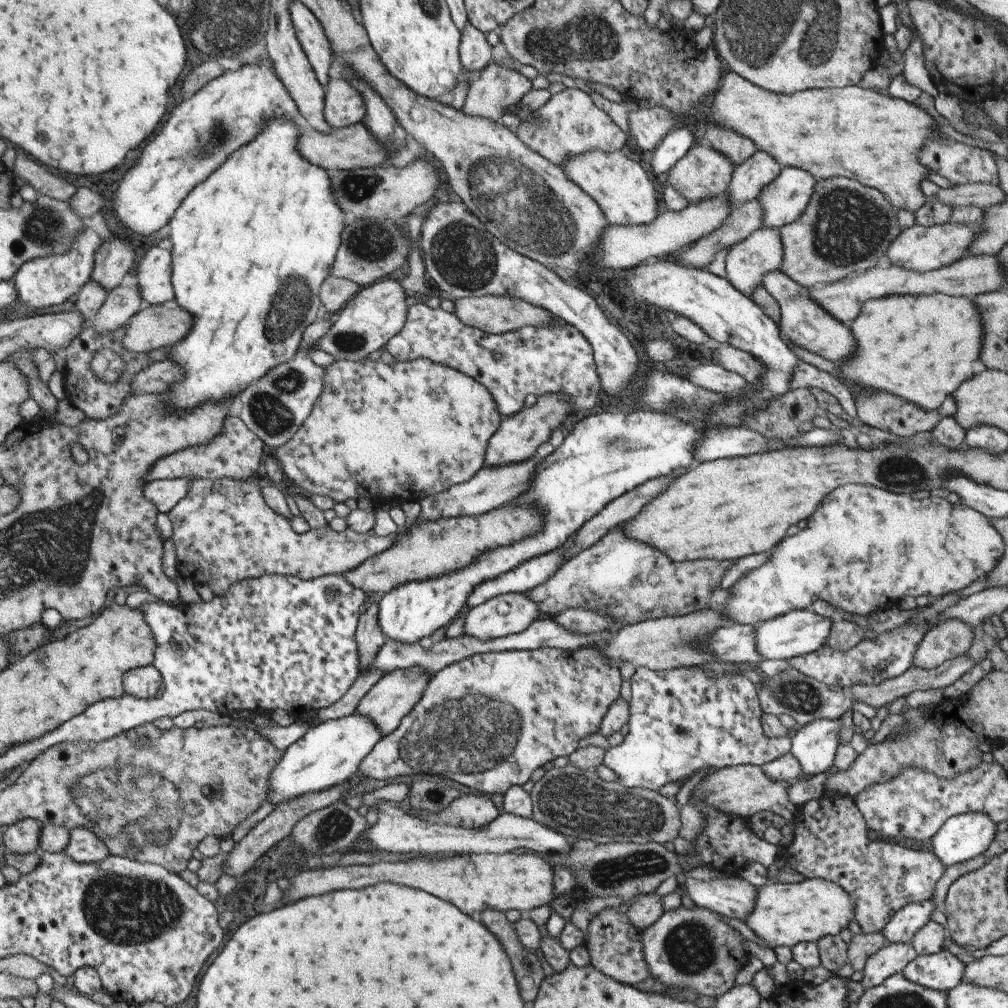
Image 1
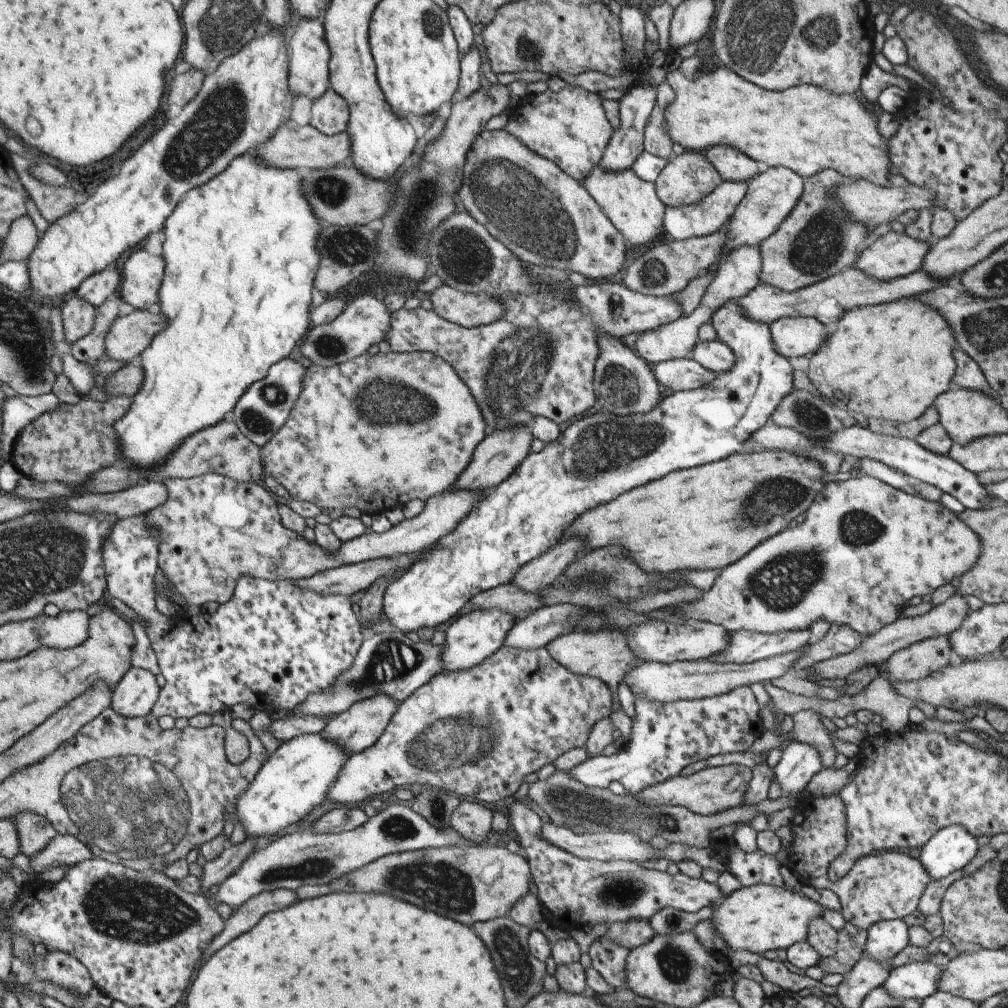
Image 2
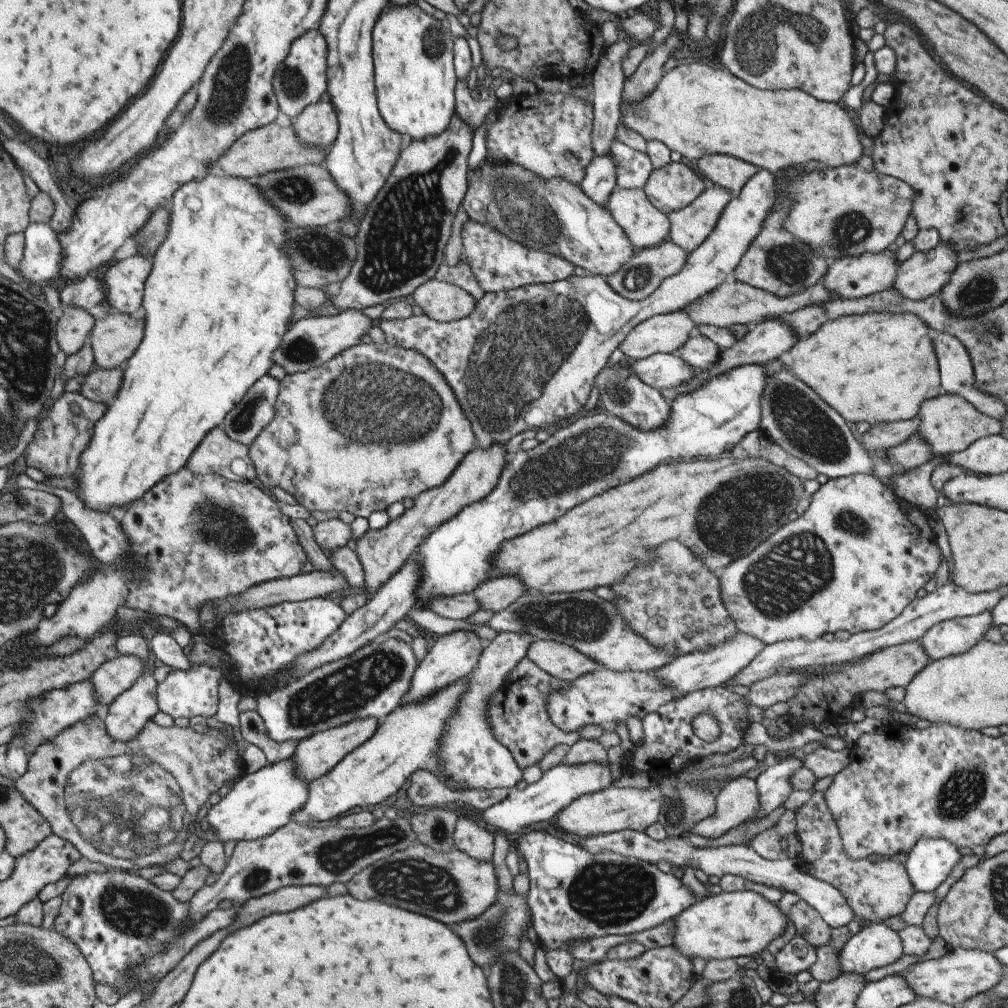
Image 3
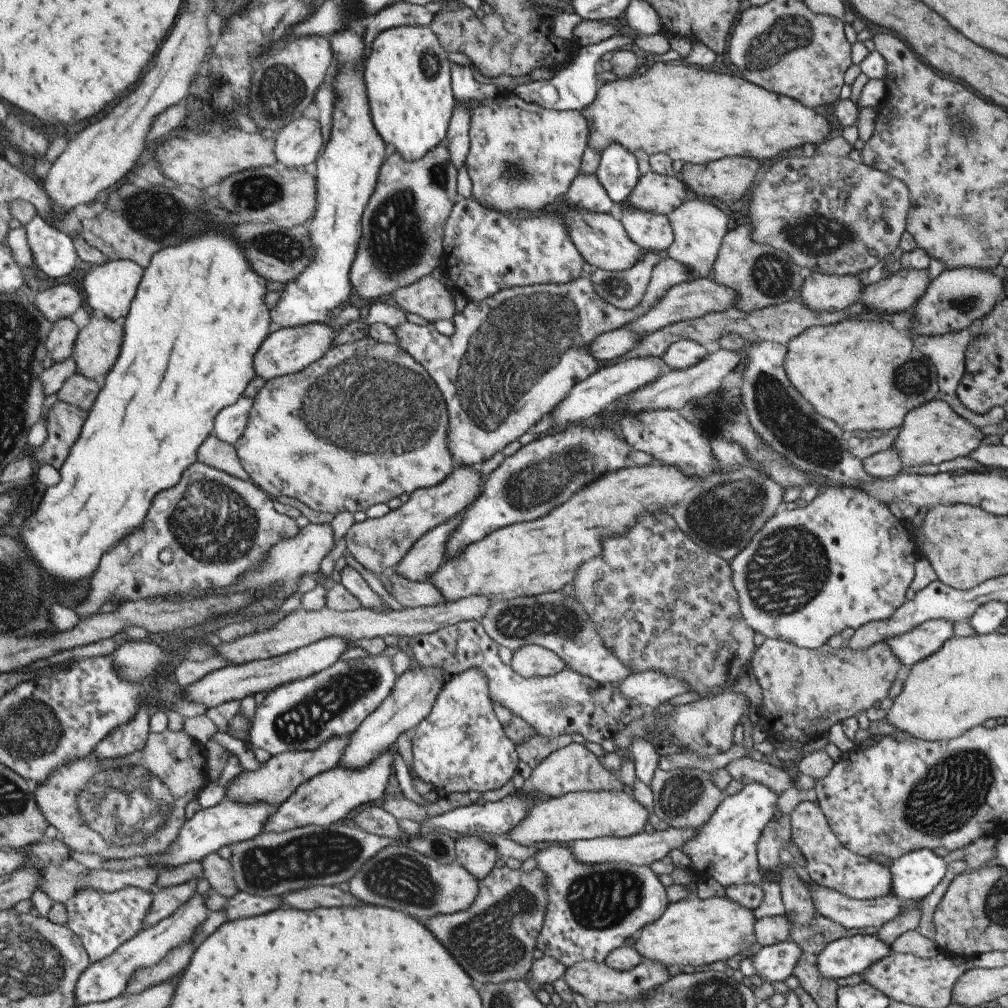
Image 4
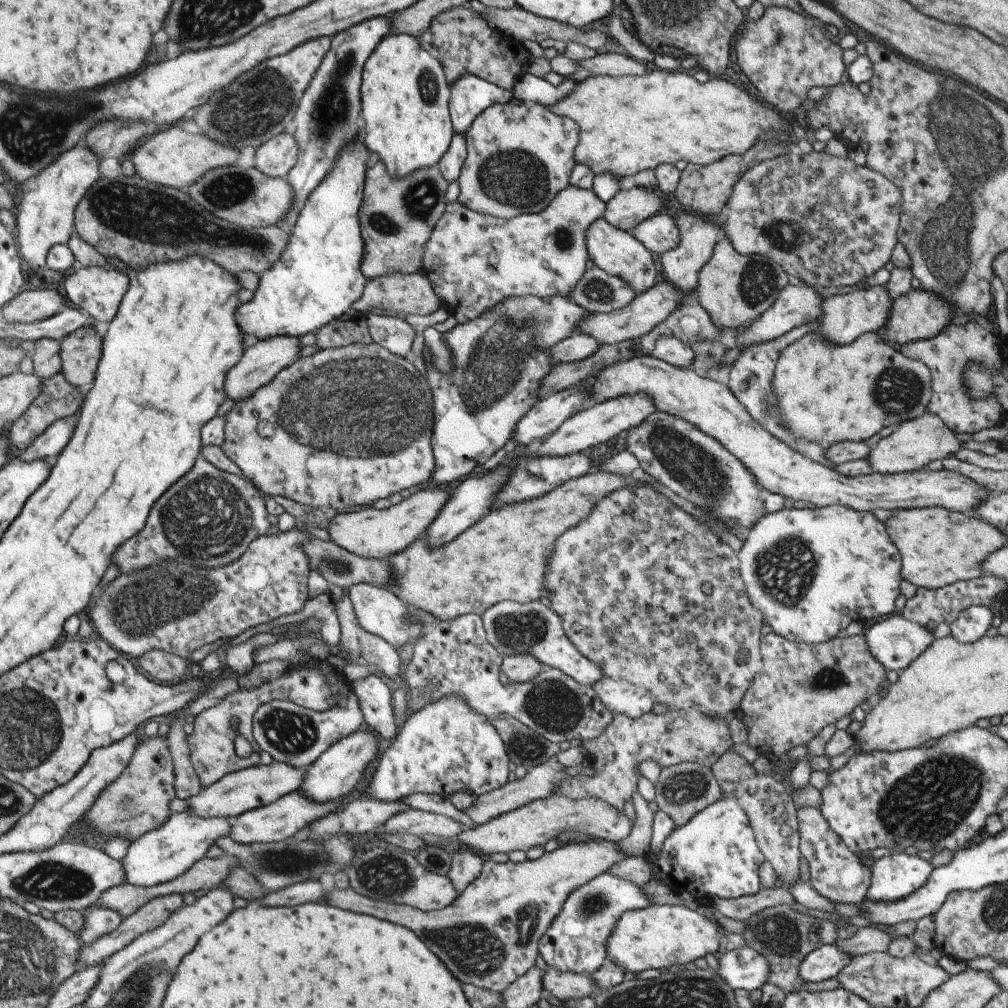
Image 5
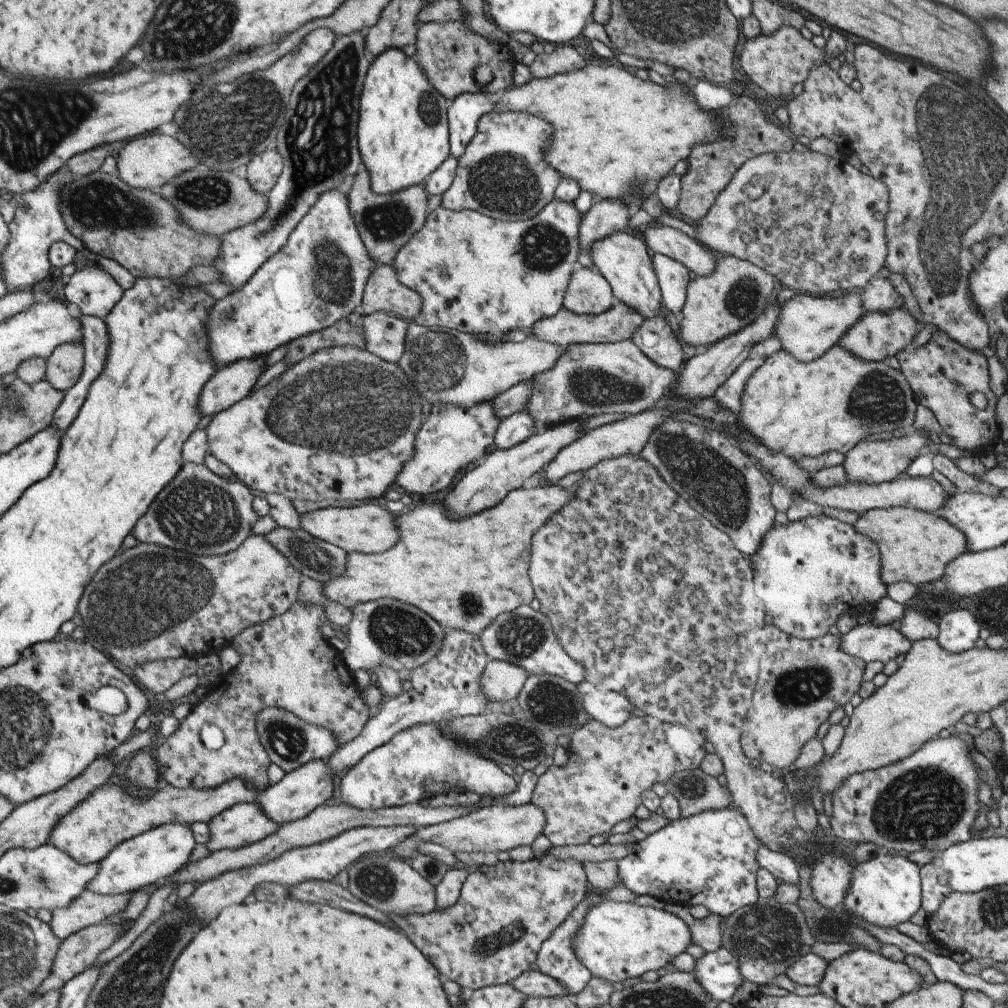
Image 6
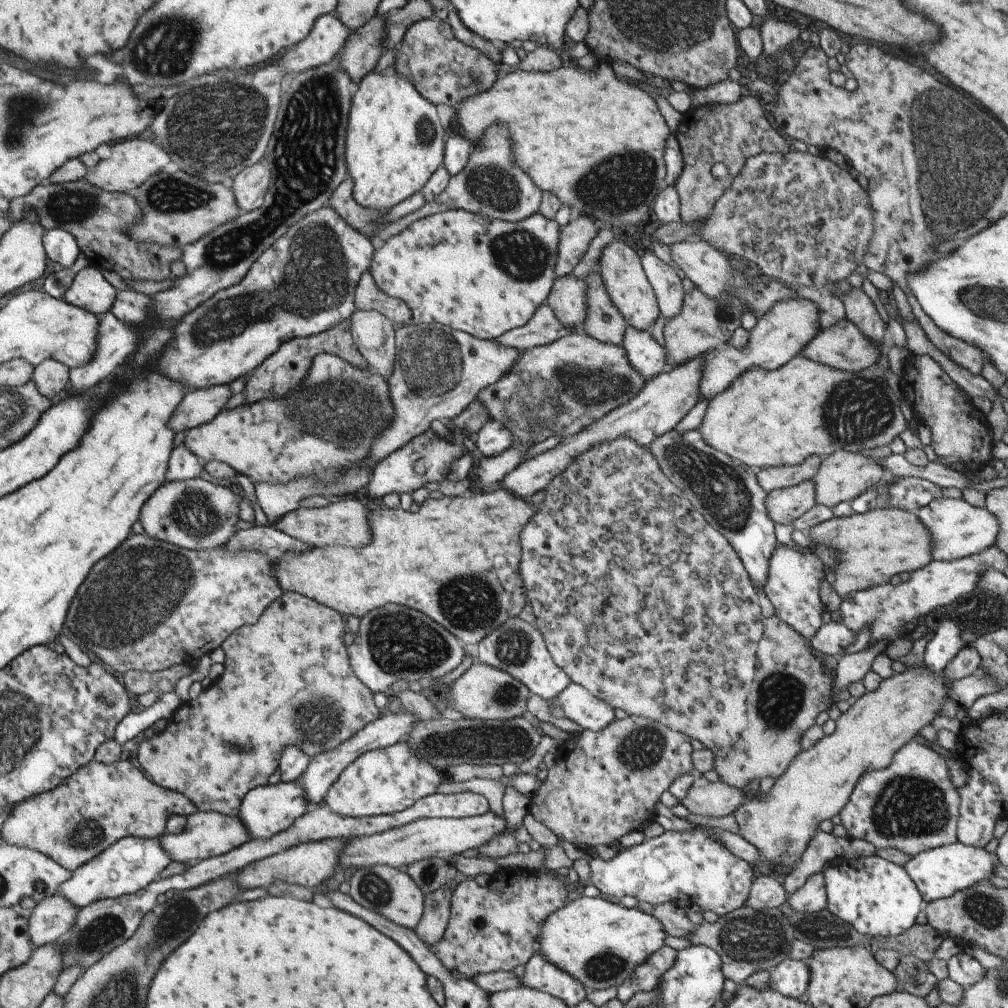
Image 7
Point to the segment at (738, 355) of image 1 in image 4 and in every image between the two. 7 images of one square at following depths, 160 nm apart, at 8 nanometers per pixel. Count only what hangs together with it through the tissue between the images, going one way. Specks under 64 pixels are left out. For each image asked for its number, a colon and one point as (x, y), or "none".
2: (713, 355)
3: (700, 353)
4: (682, 354)

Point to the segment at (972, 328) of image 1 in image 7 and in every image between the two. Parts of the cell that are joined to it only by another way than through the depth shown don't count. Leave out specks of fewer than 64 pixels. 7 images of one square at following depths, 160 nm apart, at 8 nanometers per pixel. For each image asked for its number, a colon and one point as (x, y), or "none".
2: (890, 360)
3: (878, 367)
4: (849, 372)
5: (825, 393)
6: (800, 410)
7: (765, 418)

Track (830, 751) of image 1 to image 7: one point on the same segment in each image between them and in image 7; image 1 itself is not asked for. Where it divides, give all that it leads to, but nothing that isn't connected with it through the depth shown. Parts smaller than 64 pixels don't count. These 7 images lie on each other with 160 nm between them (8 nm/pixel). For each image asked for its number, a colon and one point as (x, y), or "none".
2: (798, 762)
3: (773, 785)
4: (723, 848)
5: (714, 855)
6: (708, 859)
7: (691, 867)

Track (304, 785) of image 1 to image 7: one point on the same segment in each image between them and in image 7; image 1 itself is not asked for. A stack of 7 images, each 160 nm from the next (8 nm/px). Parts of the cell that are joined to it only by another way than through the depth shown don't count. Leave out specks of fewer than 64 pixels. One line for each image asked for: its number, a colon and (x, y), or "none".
2: (295, 778)
3: (259, 803)
4: (206, 831)
5: (161, 854)
6: (136, 863)
7: (127, 866)

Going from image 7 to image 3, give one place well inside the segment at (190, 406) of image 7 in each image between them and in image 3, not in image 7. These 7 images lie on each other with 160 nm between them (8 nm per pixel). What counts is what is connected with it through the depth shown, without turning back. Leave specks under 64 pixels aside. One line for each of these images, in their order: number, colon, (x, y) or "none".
3: (310, 342)
4: (286, 351)
5: (259, 363)
6: (228, 385)

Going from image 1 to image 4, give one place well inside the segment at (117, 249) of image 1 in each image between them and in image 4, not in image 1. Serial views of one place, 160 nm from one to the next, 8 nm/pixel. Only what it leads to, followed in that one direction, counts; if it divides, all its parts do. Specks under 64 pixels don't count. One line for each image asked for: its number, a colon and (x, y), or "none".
2: (96, 288)
3: (85, 292)
4: (61, 301)

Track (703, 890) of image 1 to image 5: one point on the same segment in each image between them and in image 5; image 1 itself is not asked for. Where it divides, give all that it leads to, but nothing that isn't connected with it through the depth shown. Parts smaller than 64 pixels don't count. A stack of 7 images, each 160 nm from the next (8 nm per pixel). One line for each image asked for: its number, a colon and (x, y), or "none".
2: (580, 891)
3: (572, 895)
4: (591, 909)
5: (575, 940)

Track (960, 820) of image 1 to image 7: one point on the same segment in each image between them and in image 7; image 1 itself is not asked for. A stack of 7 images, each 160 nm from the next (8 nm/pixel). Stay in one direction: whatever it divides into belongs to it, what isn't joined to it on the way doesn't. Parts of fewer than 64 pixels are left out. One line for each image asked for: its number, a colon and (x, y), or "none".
2: (952, 847)
3: (928, 863)
4: (914, 875)
5: (893, 877)
6: (884, 891)
7: (876, 897)

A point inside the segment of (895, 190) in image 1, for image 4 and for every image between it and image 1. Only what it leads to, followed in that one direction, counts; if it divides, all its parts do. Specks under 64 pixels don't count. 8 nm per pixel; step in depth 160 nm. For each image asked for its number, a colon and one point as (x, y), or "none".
2: (806, 128)
3: (697, 110)
4: (695, 116)

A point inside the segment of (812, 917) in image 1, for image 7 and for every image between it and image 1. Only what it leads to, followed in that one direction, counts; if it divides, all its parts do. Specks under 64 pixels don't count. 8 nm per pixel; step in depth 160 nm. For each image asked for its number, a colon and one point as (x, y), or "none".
2: (760, 917)
3: (723, 926)
4: (692, 932)
5: (658, 936)
6: (617, 941)
7: (599, 943)

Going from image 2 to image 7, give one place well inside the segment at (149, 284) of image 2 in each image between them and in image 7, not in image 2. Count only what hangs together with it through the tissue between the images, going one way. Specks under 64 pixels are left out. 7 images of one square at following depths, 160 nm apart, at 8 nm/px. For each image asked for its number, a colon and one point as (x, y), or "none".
3: (123, 283)
4: (109, 288)
5: (98, 290)
6: (95, 293)
7: (89, 290)

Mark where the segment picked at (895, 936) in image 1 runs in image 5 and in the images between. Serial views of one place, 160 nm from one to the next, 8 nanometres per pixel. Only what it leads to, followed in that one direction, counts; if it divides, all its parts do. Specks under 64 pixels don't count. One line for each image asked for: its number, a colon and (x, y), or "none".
2: (885, 939)
3: (875, 945)
4: (844, 957)
5: (824, 962)

